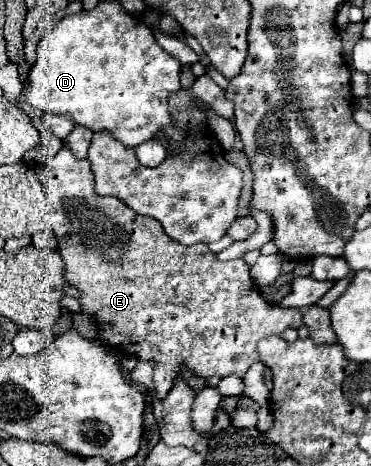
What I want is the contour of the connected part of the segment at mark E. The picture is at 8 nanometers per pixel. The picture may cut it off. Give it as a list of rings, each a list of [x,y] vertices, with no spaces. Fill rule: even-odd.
[[[62,141],[62,149],[52,157],[52,161],[46,167],[38,167],[36,169],[38,179],[42,183],[44,193],[50,197],[50,201],[54,203],[54,219],[52,219],[52,229],[58,237],[58,253],[66,265],[66,281],[70,285],[74,285],[76,289],[80,289],[82,297],[78,299],[84,313],[92,313],[100,325],[100,339],[104,339],[108,345],[116,345],[122,347],[126,355],[132,355],[136,359],[154,359],[158,363],[158,369],[154,371],[154,385],[156,385],[156,393],[158,397],[164,397],[168,393],[168,387],[172,387],[174,379],[180,375],[180,365],[190,367],[196,375],[200,377],[226,377],[226,375],[238,375],[244,377],[246,369],[260,361],[260,353],[258,353],[258,341],[264,337],[272,337],[272,335],[282,335],[286,329],[300,329],[304,325],[302,321],[302,311],[300,309],[290,309],[290,307],[282,307],[282,305],[270,305],[266,303],[260,293],[256,283],[250,277],[250,267],[246,265],[244,259],[234,259],[234,261],[220,261],[216,257],[216,253],[212,253],[208,249],[208,245],[204,243],[196,243],[196,245],[180,245],[178,241],[174,241],[172,237],[168,237],[162,229],[160,223],[156,223],[150,217],[138,215],[132,209],[128,209],[118,197],[102,197],[94,191],[94,173],[90,169],[90,161],[88,159],[76,159],[74,153],[70,151],[68,143]]]

